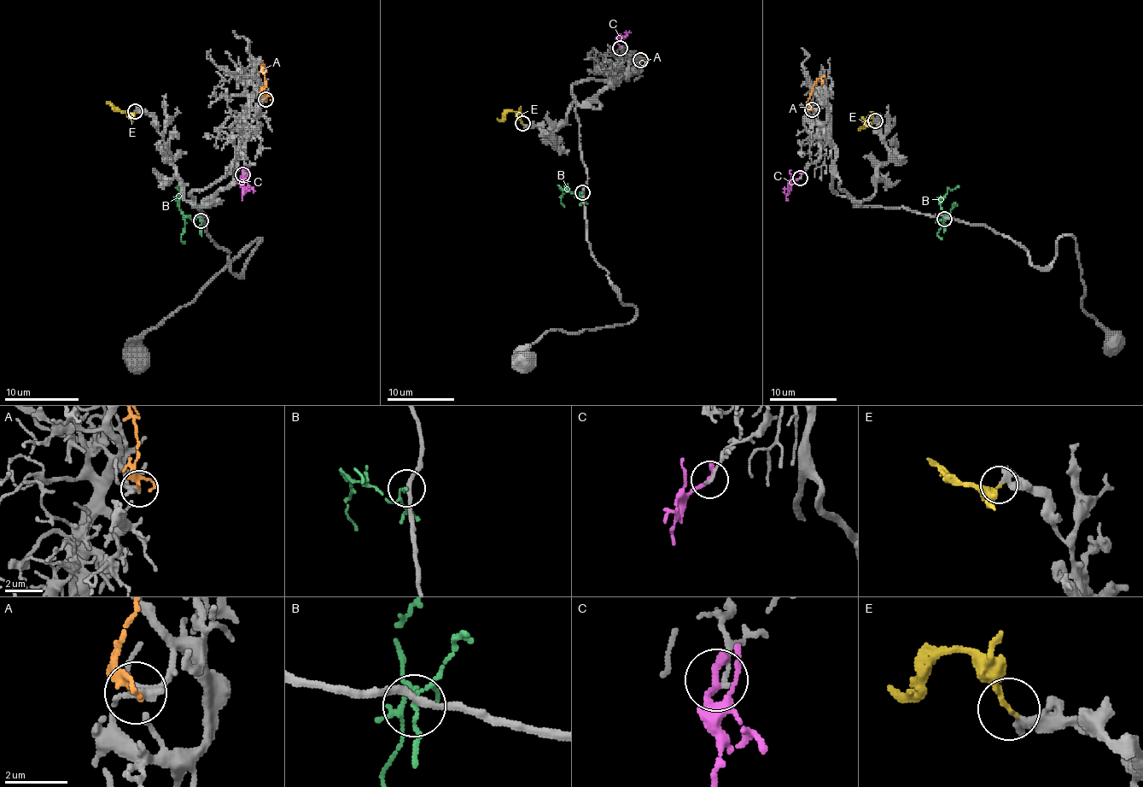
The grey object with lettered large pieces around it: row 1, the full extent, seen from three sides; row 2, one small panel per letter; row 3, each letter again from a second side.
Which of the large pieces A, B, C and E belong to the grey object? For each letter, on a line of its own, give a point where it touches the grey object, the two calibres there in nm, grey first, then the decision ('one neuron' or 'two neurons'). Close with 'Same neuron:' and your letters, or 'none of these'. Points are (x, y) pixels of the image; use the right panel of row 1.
A: contact (812, 109); calibres 280 and 160 nm; two neurons
B: contact (944, 219); calibres 240 and 80 nm; two neurons
C: contact (800, 178); calibres 140 and 300 nm; two neurons
E: contact (875, 120); calibres 200 and 160 nm; one neuron
Same neuron: E

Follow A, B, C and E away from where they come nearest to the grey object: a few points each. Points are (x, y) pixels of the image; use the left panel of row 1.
A: (266, 100), (263, 62), (259, 62)
B: (201, 220), (199, 217), (194, 219), (179, 208), (177, 187), (181, 184)
C: (242, 174), (242, 200)
E: (134, 111), (118, 111), (106, 102)

